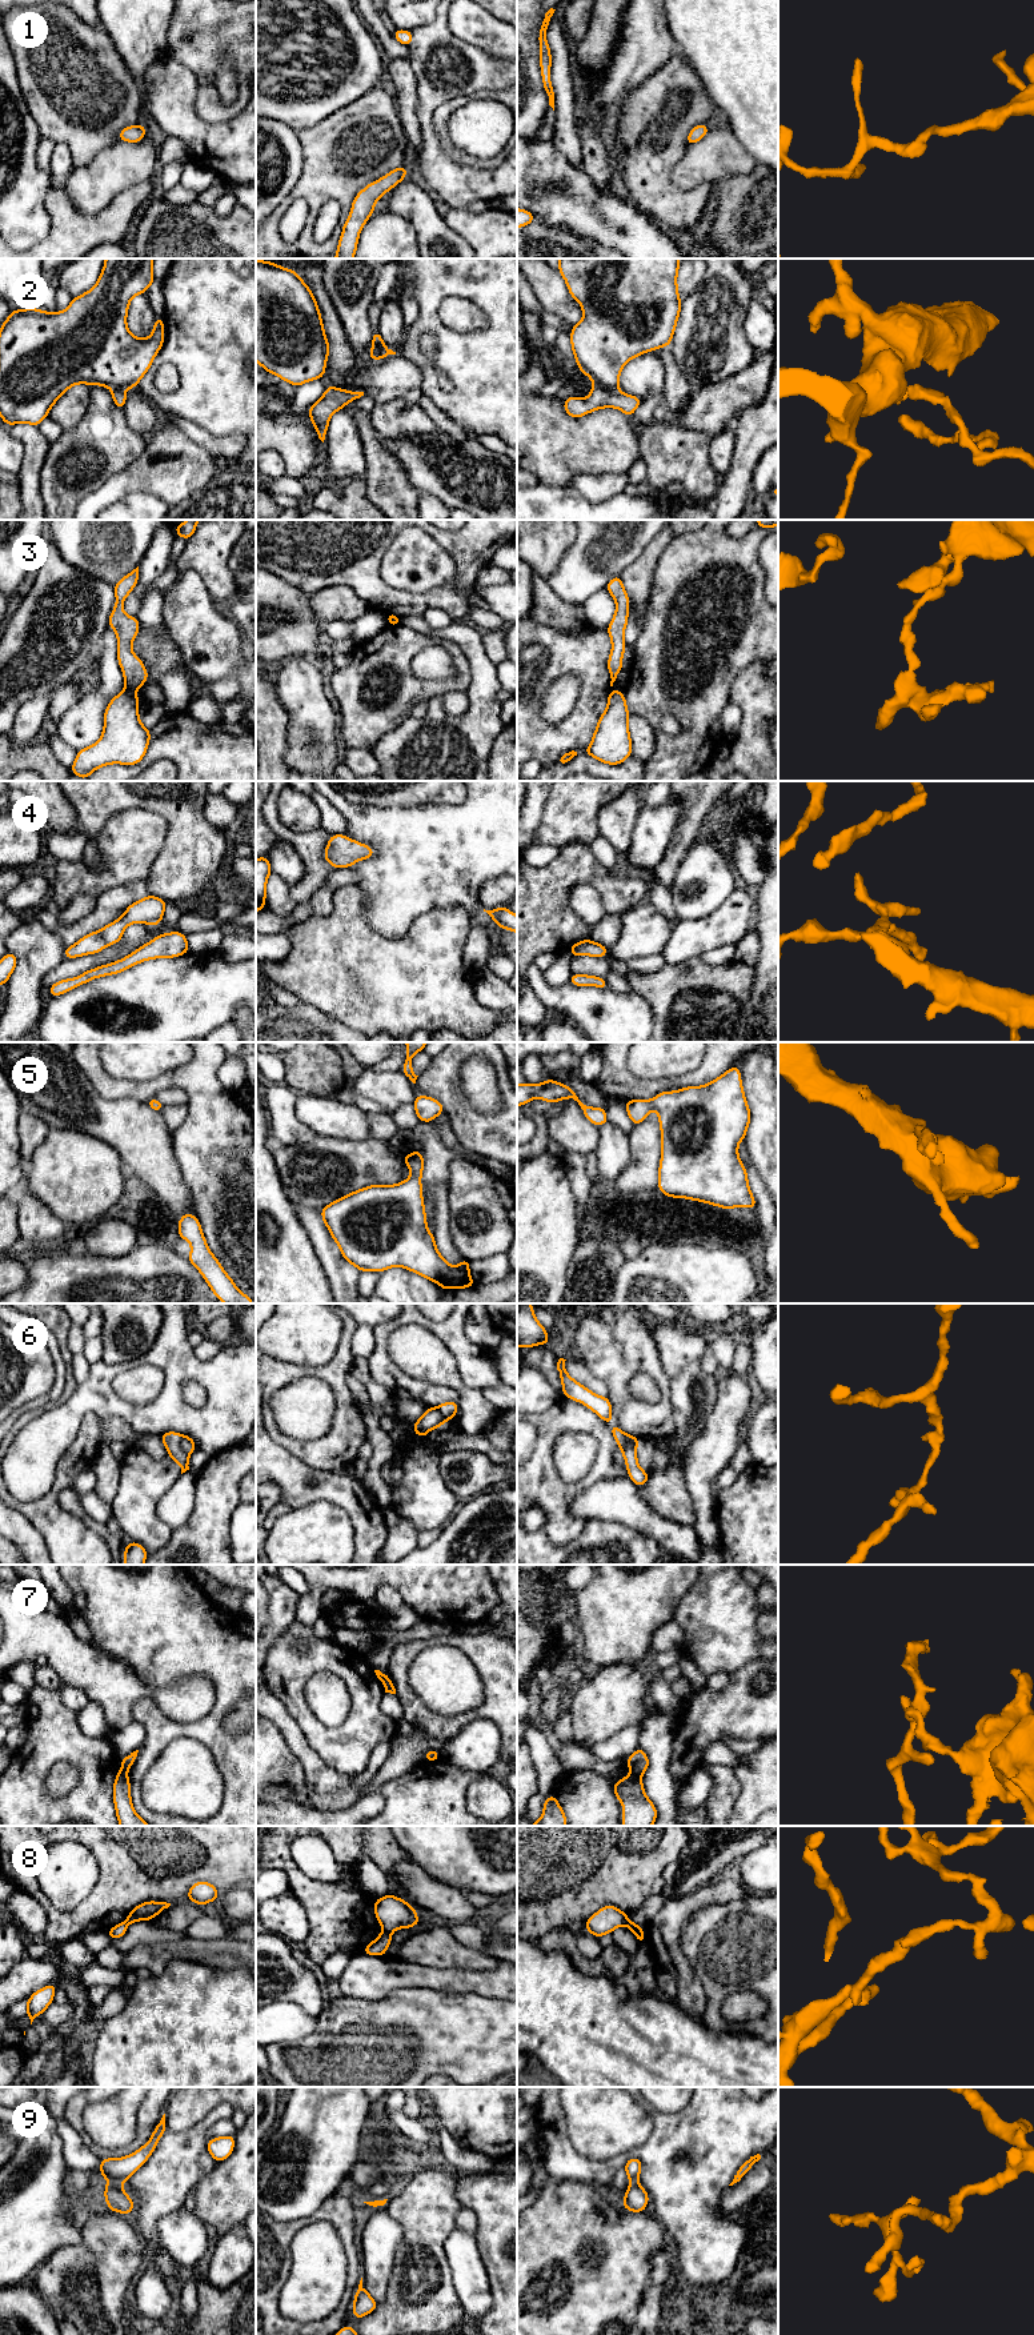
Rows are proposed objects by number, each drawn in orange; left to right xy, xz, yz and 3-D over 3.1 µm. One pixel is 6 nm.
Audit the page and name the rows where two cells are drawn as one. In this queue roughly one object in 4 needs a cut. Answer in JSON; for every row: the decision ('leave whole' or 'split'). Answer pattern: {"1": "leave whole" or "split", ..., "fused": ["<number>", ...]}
{"1": "leave whole", "2": "split", "3": "split", "4": "leave whole", "5": "leave whole", "6": "split", "7": "split", "8": "split", "9": "split", "fused": ["2", "3", "6", "7", "8", "9"]}

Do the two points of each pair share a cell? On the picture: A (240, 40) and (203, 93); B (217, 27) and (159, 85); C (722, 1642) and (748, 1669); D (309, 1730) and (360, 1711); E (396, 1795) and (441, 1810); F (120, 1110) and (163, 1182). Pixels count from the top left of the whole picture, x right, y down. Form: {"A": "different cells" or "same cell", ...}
{"A": "same cell", "B": "different cells", "C": "different cells", "D": "same cell", "E": "same cell", "F": "same cell"}

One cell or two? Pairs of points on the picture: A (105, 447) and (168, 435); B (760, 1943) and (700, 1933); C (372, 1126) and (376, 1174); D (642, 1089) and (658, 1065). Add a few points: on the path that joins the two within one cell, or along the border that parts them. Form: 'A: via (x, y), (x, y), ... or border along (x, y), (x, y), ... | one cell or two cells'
A: border along (148, 437), (145, 449), (129, 464) | two cells
B: via (745, 1943), (725, 1943), (720, 1938), (714, 1938) | one cell
C: border along (343, 1138), (385, 1140), (388, 1142) | two cells
D: border along (626, 1058), (630, 1070), (642, 1078), (680, 1076) | two cells

